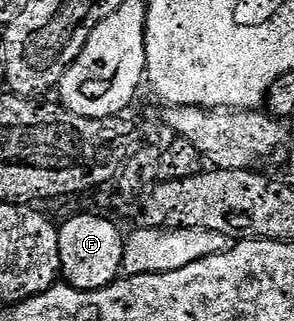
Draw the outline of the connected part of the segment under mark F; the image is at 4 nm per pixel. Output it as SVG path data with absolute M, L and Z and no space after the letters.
M81 213L70 221L60 222L57 230L59 259L64 280L75 289L102 289L118 280L125 259L126 238L105 217Z

